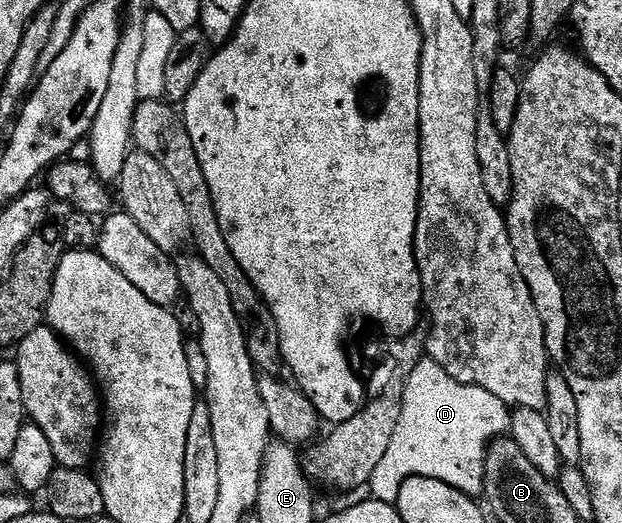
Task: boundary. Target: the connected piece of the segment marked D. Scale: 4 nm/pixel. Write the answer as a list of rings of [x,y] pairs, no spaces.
[[[427,356],[410,372],[406,380],[406,392],[402,396],[402,416],[398,416],[398,428],[386,456],[382,456],[370,483],[371,497],[379,502],[396,503],[398,492],[407,478],[422,476],[430,480],[442,480],[464,494],[483,495],[484,492],[484,455],[489,445],[497,438],[505,437],[511,431],[512,416],[510,408],[498,396],[486,392],[481,386],[467,386],[451,378],[443,368]]]

